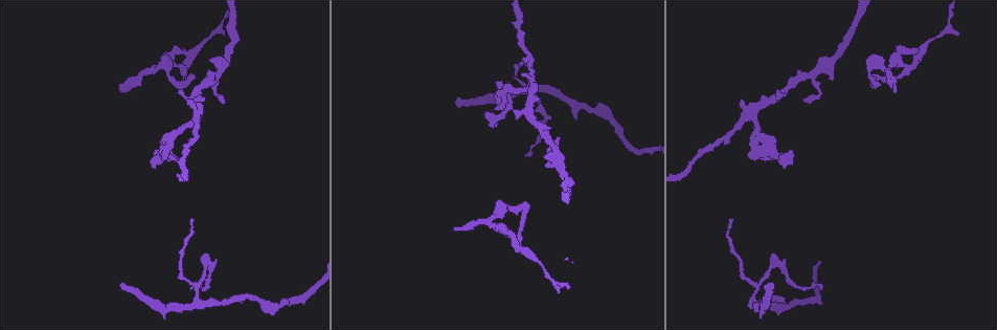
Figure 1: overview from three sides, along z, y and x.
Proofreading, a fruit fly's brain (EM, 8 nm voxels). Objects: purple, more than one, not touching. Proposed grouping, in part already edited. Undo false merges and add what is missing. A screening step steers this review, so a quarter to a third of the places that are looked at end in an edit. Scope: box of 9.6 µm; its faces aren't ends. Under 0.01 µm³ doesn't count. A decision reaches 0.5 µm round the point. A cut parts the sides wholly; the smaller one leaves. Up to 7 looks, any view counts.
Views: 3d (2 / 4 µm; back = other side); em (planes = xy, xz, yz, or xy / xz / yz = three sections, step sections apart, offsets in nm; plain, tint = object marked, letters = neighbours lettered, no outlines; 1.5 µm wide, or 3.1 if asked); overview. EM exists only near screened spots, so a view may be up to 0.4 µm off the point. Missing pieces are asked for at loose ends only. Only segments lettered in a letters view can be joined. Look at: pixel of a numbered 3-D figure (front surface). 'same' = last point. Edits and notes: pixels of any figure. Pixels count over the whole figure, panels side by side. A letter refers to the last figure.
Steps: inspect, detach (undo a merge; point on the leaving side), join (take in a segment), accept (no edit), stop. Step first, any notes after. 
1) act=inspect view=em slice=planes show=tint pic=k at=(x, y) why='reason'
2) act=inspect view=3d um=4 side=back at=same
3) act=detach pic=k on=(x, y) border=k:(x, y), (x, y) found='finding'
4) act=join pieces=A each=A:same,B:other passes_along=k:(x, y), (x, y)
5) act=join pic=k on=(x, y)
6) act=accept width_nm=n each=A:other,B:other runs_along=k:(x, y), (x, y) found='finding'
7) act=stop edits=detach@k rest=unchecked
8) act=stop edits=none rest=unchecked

act=inspect view=em slice=planes show=letters pic=1 at=(119, 85) why='free end'

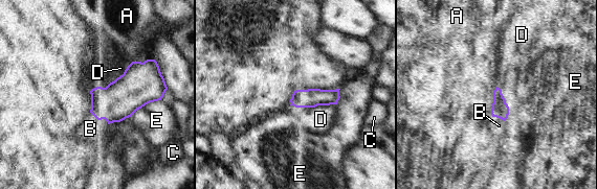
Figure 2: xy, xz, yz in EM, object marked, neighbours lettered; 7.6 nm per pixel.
act=join pieces=B width_nm=130 each=A:other,B:same,C:other,D:other,E:other passes_along=2:(122, 98), (100, 119), (90, 128) found='it goes on there'

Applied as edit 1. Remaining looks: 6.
act=inspect view=overview

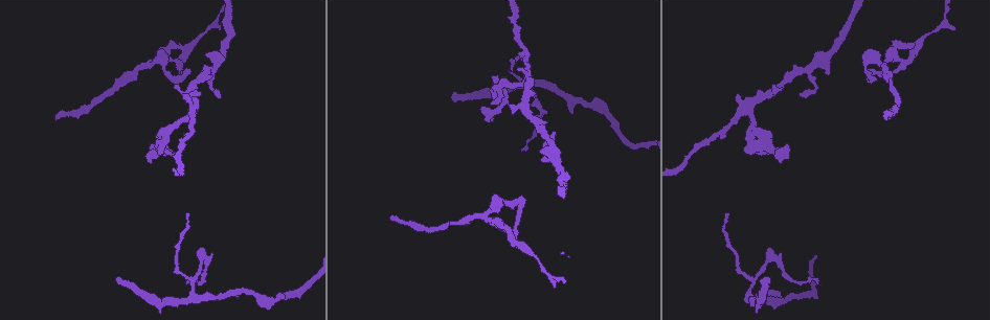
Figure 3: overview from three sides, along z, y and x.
act=inspect view=em slice=planes show=letters pic=3 at=(956, 30) why='thin end'

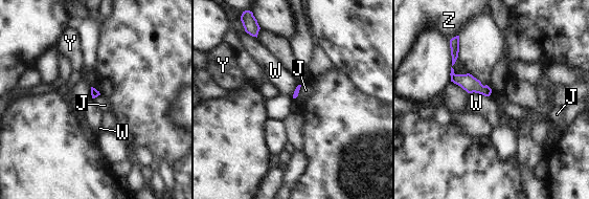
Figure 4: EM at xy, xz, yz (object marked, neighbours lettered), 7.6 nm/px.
act=accept each=J:other,W:other,Y:other,Z:other border=4:(99, 94), (93, 98) found='none of them fits'

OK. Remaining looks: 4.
act=inspect view=3d um=4 pic=3 at=(391, 217) why='branch stops here'

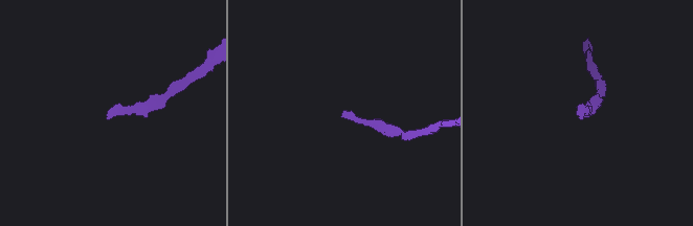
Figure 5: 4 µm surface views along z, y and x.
act=inspect view=em slice=planes show=letters pic=5 at=(579, 118)

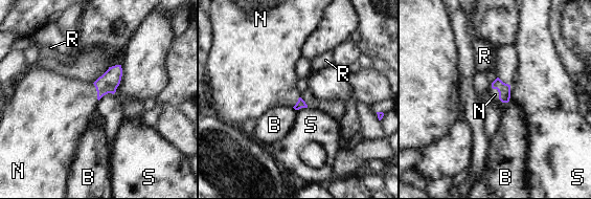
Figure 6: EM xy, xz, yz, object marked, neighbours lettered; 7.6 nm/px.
act=join pieces=N longest_contact=N:140nm each=B:other,N:same,R:other,S:other found='the neuron continues'

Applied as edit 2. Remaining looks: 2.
act=stop edits=join@2,join@6 rest=unchecked

